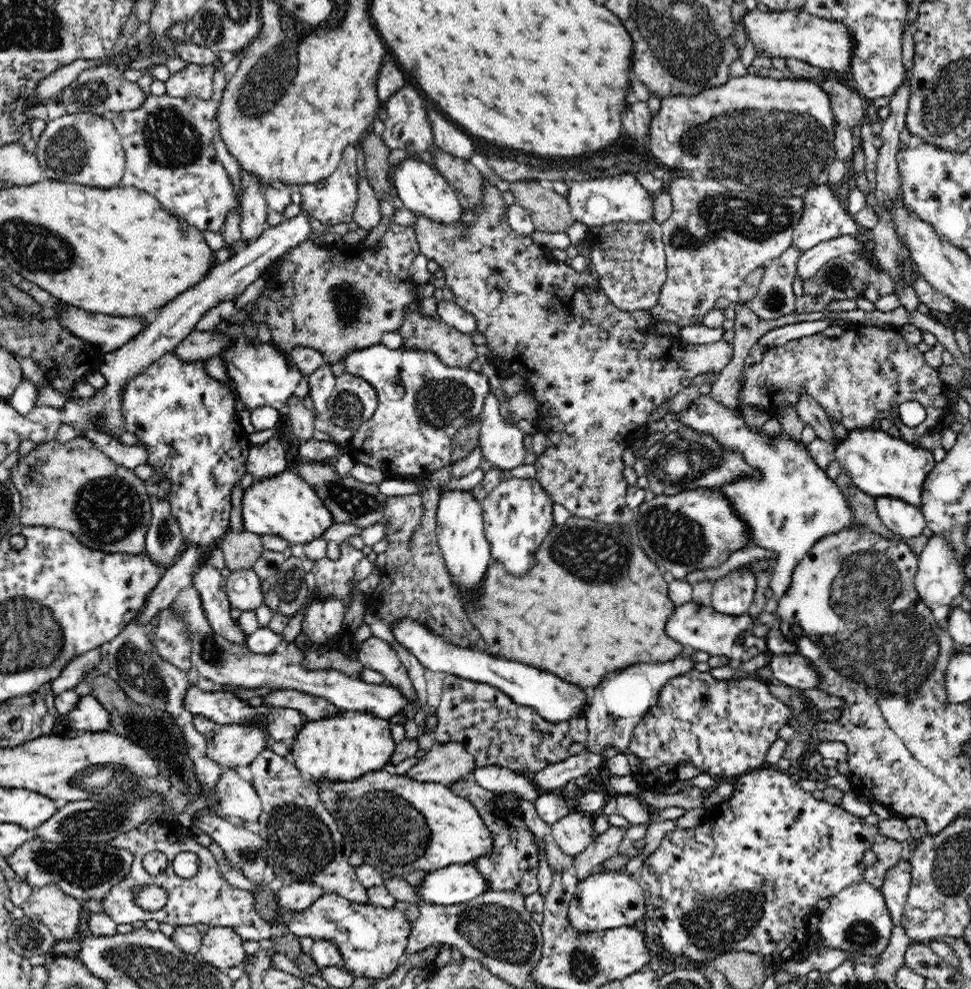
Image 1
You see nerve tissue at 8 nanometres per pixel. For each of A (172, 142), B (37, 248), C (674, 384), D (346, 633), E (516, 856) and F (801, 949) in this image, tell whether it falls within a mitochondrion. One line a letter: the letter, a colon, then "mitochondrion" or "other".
A: mitochondrion
B: mitochondrion
C: other
D: other
E: other
F: other

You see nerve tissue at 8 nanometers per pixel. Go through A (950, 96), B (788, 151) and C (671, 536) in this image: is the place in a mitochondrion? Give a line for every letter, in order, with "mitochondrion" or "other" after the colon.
A: mitochondrion
B: mitochondrion
C: mitochondrion

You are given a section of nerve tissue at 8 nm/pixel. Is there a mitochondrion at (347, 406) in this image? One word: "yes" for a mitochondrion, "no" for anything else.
yes

